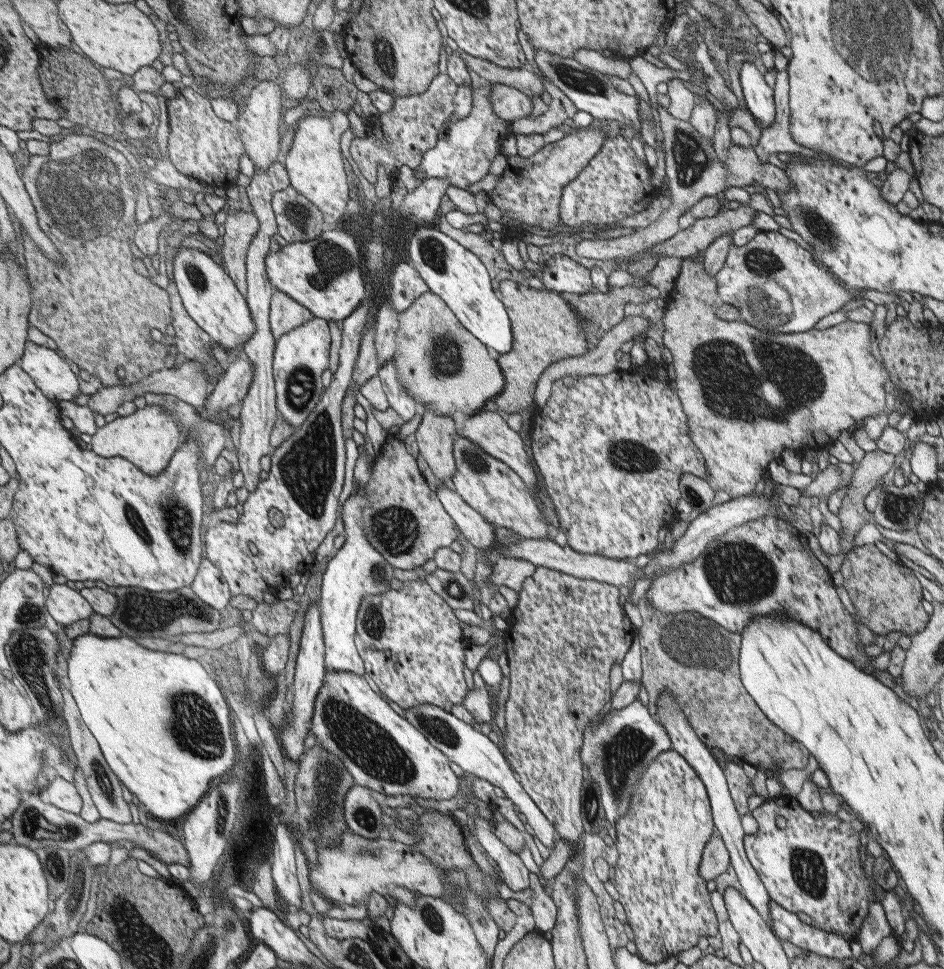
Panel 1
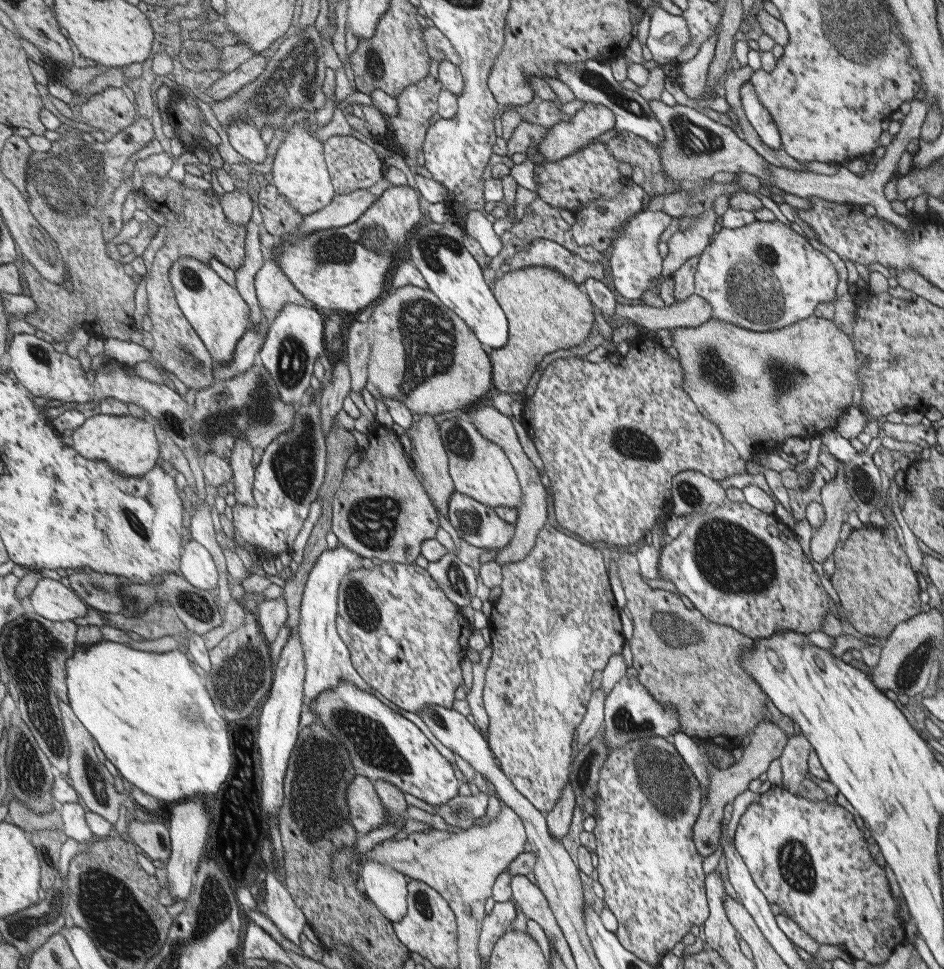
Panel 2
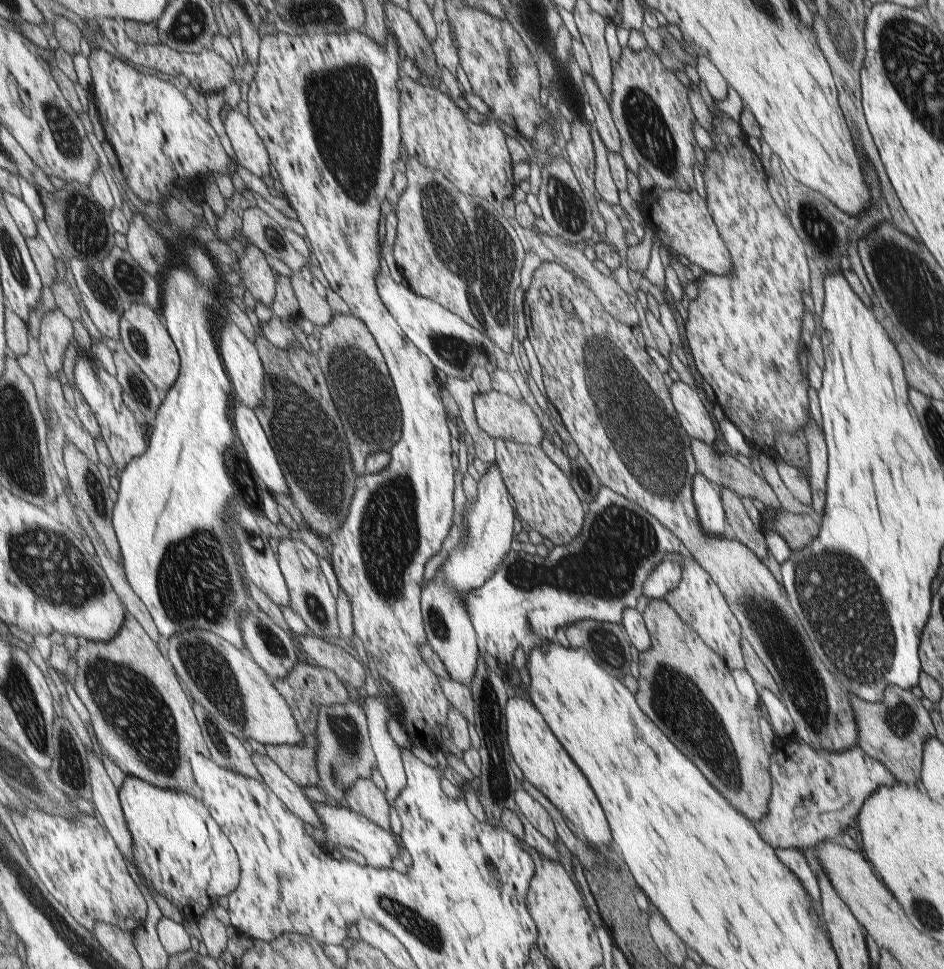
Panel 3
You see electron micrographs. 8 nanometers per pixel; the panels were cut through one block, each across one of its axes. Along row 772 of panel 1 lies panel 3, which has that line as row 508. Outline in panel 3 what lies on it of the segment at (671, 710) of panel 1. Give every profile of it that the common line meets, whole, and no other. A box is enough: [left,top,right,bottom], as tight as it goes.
[693,471,729,537]

